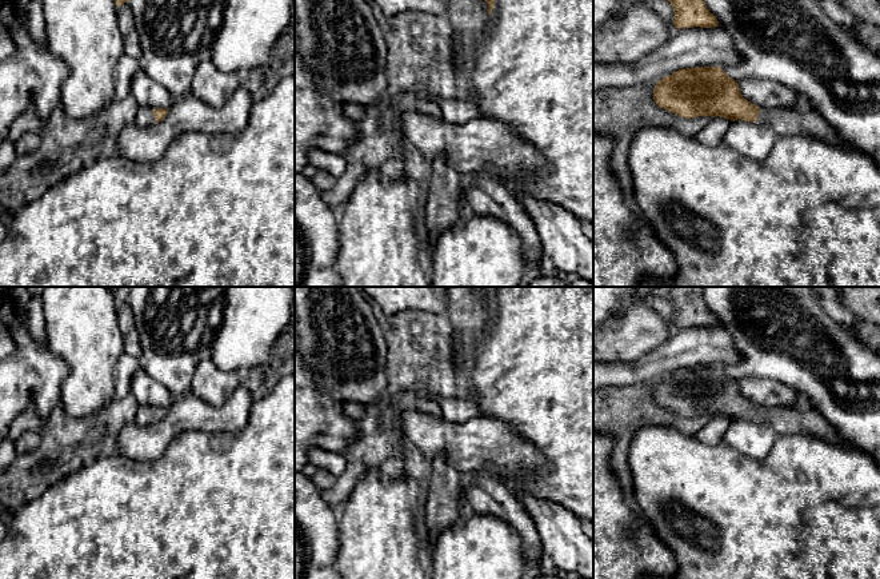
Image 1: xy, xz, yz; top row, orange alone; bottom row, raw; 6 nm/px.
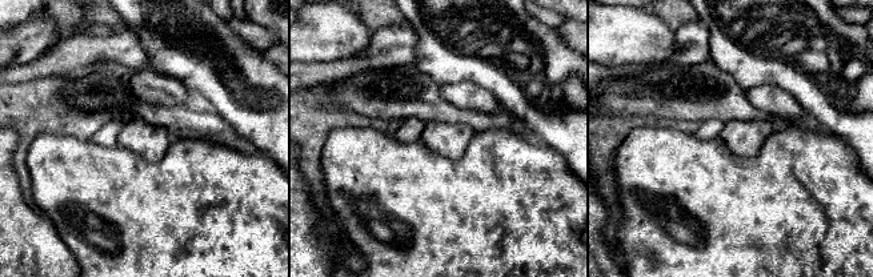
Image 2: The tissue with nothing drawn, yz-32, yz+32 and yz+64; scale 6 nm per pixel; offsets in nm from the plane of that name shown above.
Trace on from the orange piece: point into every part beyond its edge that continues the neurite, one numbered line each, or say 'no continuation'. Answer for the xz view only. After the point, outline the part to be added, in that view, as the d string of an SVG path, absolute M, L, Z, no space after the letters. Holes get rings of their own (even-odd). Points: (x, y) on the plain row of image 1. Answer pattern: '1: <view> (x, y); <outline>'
no continuation

